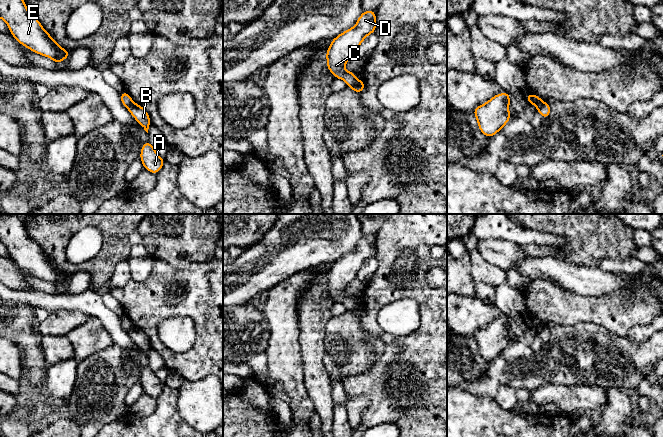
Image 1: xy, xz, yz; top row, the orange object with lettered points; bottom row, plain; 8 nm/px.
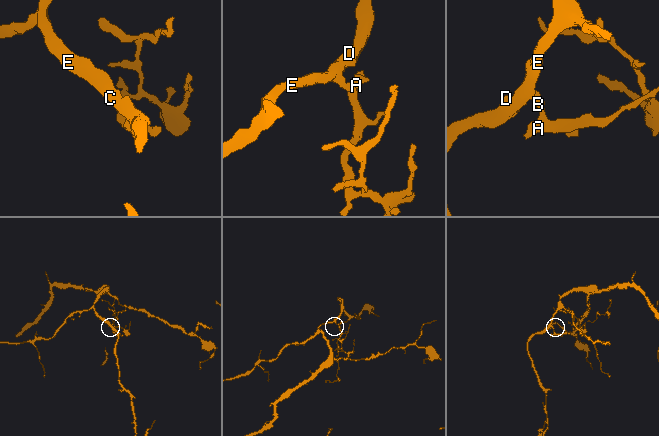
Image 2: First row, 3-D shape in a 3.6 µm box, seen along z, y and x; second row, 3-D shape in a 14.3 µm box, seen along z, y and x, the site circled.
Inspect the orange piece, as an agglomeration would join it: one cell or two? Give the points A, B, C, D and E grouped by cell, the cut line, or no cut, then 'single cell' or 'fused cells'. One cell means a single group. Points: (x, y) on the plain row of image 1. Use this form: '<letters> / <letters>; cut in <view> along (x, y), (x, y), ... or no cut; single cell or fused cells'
A B / C D E; cut in xz along (358, 304), (350, 311); fused cells

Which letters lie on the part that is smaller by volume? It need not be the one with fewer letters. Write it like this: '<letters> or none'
A, B

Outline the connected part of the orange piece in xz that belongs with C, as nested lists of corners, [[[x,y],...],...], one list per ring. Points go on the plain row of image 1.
[[[363,235],[354,251],[342,256],[332,263],[326,275],[327,292],[336,303],[344,304],[351,312],[358,303],[354,295],[346,296],[344,291],[353,281],[363,264],[376,255],[376,235]]]

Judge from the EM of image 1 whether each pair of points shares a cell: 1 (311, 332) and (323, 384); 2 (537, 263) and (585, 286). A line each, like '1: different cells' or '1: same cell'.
1: same cell
2: same cell

